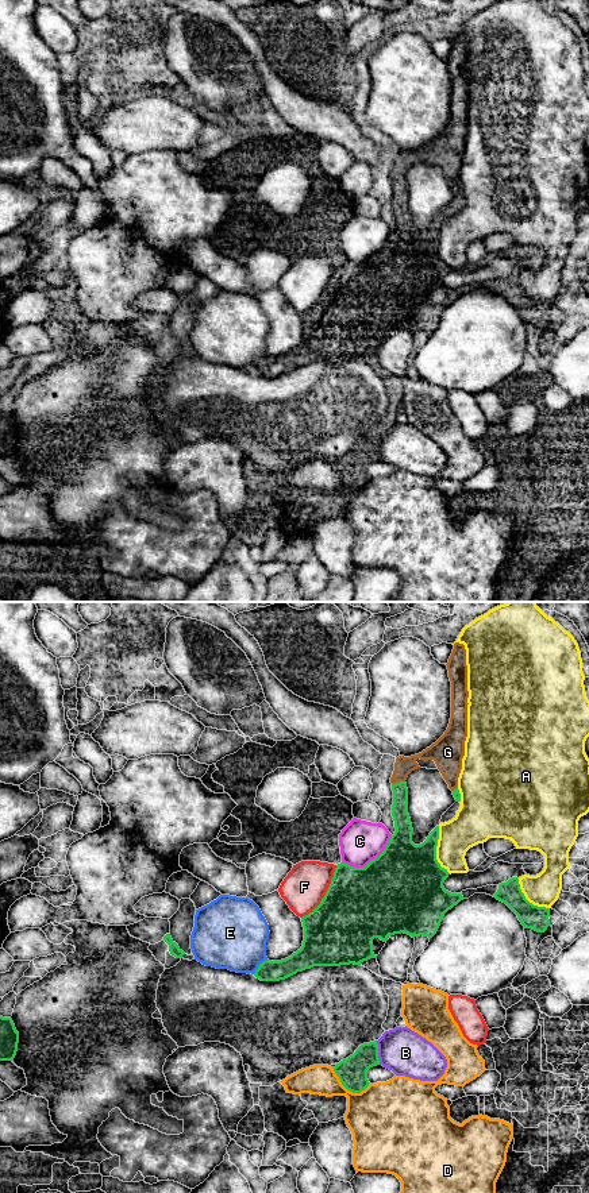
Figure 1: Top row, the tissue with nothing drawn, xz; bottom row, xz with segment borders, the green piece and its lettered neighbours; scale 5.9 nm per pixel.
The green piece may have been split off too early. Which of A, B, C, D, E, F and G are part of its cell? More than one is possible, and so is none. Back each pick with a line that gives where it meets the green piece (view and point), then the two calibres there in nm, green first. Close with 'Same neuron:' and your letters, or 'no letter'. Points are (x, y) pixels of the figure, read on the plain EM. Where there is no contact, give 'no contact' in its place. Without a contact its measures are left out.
G: xz (399, 177) | 100/110 nm
Same neuron: G

